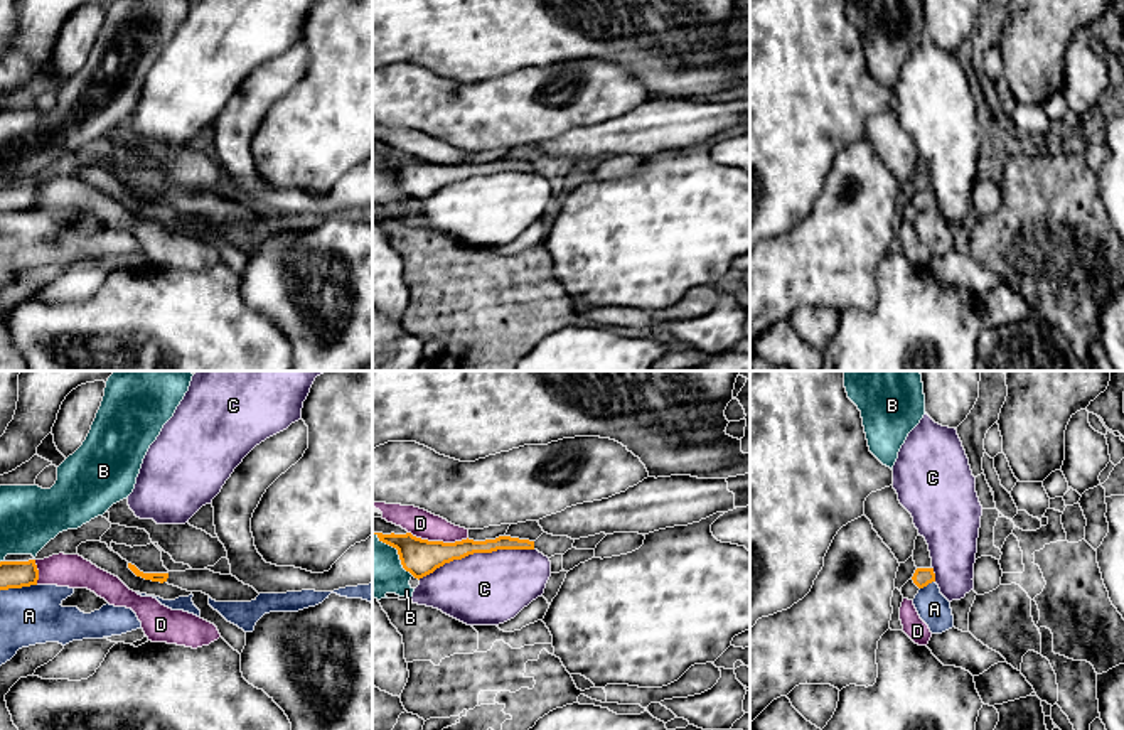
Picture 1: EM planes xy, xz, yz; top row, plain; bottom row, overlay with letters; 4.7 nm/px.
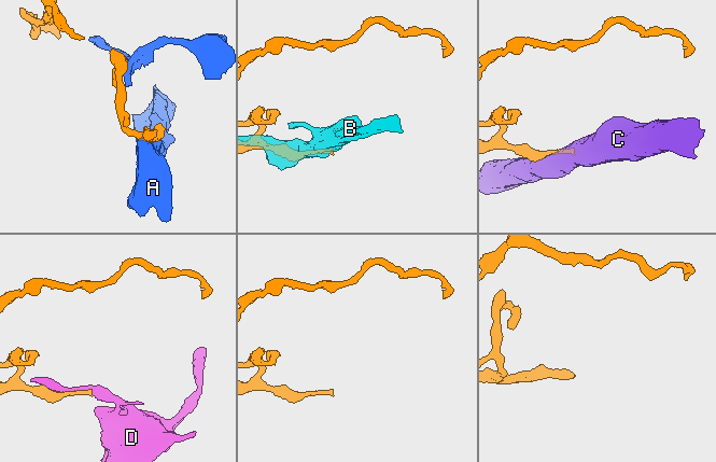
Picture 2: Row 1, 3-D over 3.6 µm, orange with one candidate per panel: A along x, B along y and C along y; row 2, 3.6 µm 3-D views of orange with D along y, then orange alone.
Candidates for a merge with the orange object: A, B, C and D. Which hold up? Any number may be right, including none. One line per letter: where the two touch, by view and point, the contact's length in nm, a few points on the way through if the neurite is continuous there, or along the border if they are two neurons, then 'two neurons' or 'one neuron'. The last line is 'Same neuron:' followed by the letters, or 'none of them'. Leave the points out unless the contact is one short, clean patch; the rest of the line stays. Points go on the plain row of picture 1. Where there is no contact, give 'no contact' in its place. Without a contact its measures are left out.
A: meets orange in yz at (927, 206); contact 80 nm long; two neurons
B: meets orange in xz at (398, 174); contact 280 nm long; border along xz (373, 155), (396, 172), (400, 186), (413, 198); two neurons
C: meets orange in xz at (476, 174); contact 550 nm long; two neurons
D: meets orange in xz at (438, 164); contact 280 nm long; border along xz (408, 154), (428, 162), (460, 164), (467, 161); two neurons
Same neuron: none of them

